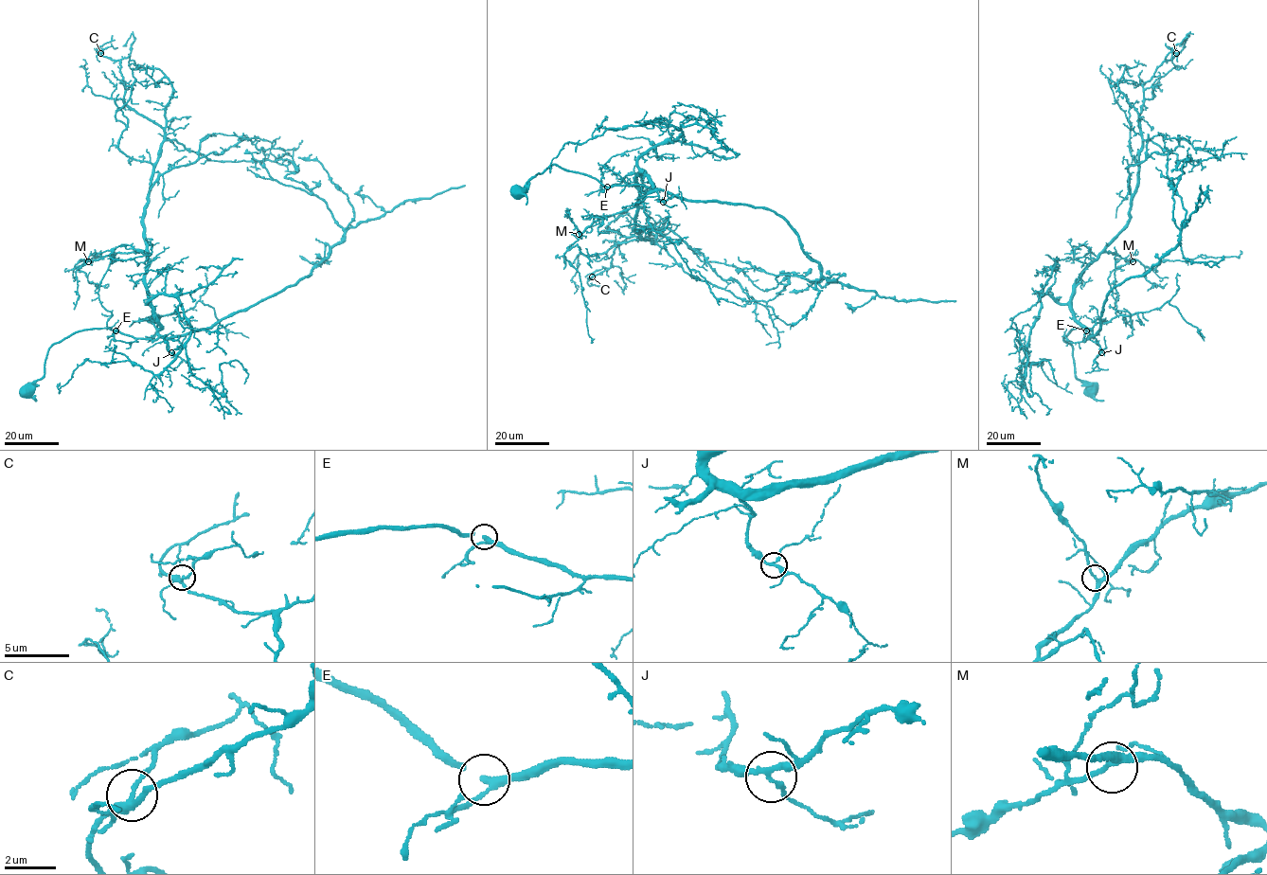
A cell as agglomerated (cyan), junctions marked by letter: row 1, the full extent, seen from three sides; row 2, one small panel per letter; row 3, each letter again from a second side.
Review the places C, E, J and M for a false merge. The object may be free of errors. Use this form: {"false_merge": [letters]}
{"false_merge": []}

